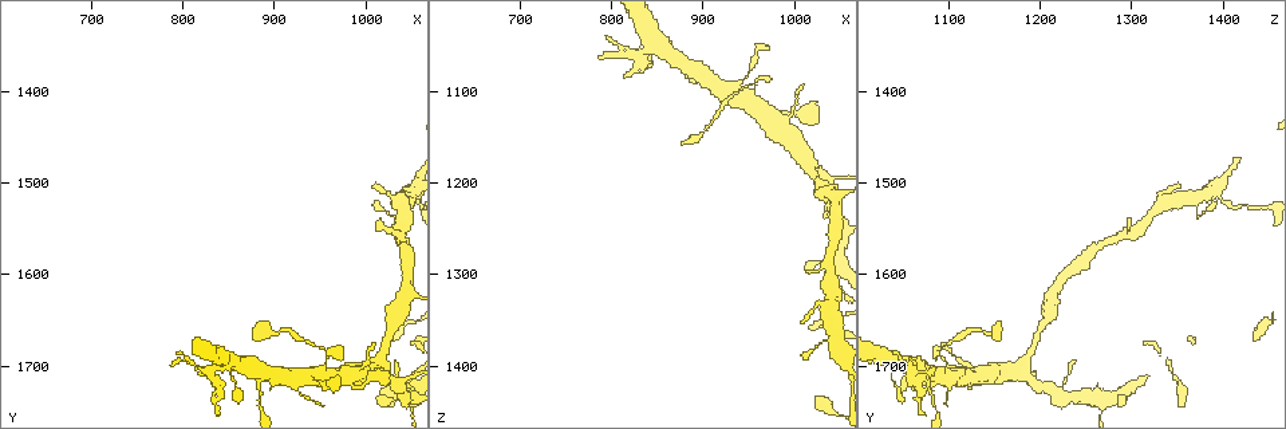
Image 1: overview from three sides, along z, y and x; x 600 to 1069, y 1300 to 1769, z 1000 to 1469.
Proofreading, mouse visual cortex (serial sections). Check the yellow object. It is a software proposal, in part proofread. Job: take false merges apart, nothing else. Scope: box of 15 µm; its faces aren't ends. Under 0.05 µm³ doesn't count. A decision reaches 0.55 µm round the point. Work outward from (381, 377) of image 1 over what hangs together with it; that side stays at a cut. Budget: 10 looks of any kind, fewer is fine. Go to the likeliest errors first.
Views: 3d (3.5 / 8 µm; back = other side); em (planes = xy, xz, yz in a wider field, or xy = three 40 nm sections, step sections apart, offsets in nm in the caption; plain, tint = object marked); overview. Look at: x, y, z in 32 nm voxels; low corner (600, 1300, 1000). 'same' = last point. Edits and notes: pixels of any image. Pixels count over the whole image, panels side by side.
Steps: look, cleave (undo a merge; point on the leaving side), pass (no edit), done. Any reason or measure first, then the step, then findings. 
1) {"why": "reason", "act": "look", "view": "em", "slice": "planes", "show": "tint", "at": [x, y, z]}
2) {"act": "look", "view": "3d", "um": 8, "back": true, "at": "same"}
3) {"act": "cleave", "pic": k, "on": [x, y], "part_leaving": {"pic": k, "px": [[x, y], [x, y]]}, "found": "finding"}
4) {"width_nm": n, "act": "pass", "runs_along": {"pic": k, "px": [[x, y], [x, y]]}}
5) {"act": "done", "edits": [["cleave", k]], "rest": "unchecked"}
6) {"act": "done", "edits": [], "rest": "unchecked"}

{"why": "thin arm on a thick one", "act": "look", "view": "3d", "um": 3.5, "at": [980, 1715, 1130]}

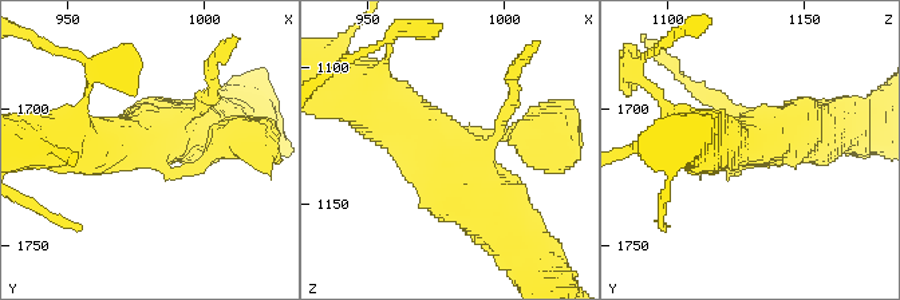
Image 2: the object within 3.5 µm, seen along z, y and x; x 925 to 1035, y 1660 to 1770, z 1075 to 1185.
{"act": "look", "view": "em", "slice": "xy", "step": 1, "show": "tint", "at": [981, 1714, 1129]}

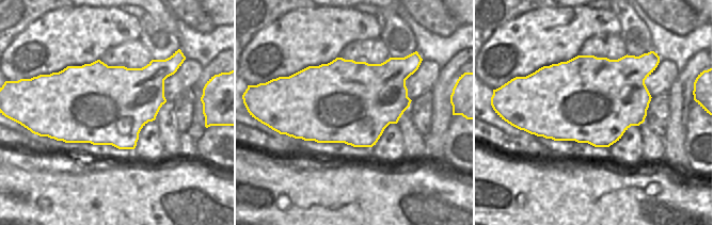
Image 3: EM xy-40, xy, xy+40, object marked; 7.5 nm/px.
{"act": "pass", "runs_along": {"pic": 2, "px": [[520, 134], [450, 147], [496, 216]]}, "found": "one cell here"}

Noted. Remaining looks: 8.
{"why": "abrupt turn", "act": "look", "view": "3d", "um": 8, "at": [880, 1715, 1080]}

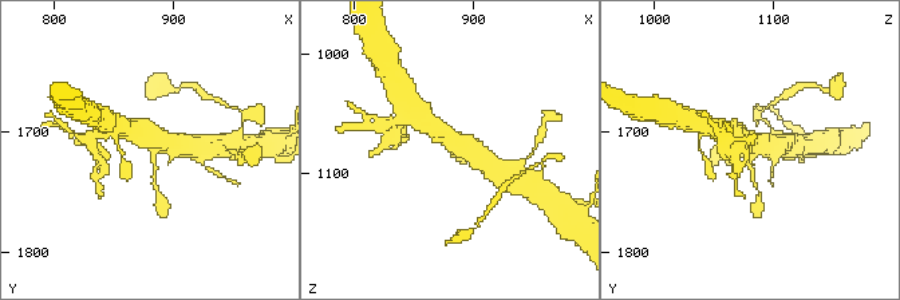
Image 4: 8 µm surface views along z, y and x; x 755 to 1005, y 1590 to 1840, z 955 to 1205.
{"arms": 3, "arm_widths_nm": [150, 600, 600], "act": "look", "view": "em", "slice": "xy", "step": 5, "show": "tint", "at": [880, 1714, 1078]}

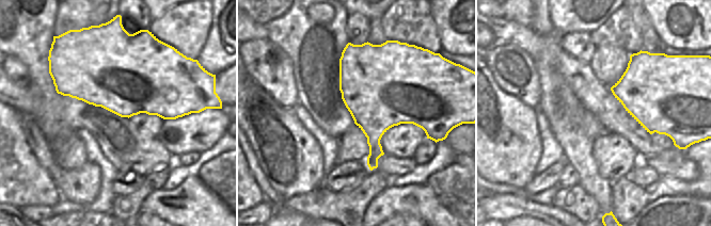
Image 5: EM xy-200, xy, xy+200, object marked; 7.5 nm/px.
{"act": "pass", "runs_along": {"pic": 4, "px": [[494, 168], [431, 126]]}, "found": "all the same cell"}

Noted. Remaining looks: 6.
{"why": "branch point", "act": "look", "view": "3d", "um": 3.5, "back": true, "at": [1015, 1695, 1180]}

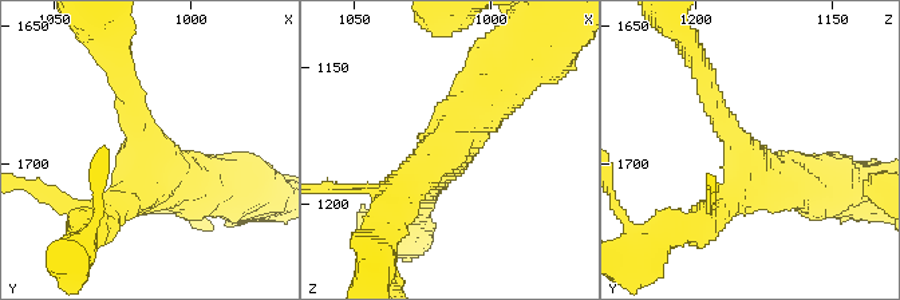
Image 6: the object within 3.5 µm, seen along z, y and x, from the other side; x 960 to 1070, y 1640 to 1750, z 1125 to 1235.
{"arms": 3, "arm_widths_nm": [300, 400, 700], "why": "shape alone is not enough", "act": "look", "view": "em", "slice": "xy", "step": 2, "show": "tint", "at": [1018, 1697, 1183]}

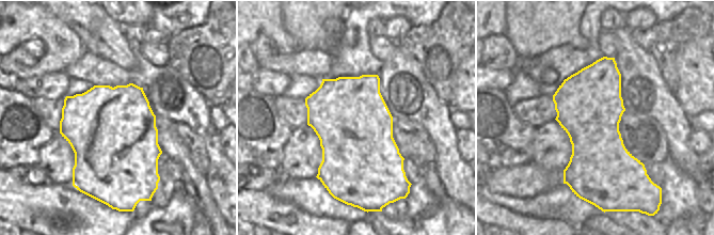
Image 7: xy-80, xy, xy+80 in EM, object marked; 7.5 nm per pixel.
{"act": "pass", "runs_along": {"pic": 6, "px": [[824, 184], [761, 184], [714, 101]]}, "found": "all the same cell"}

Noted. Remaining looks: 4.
{"why": "arms part here", "act": "look", "view": "3d", "um": 8, "at": [1040, 1520, 1335]}

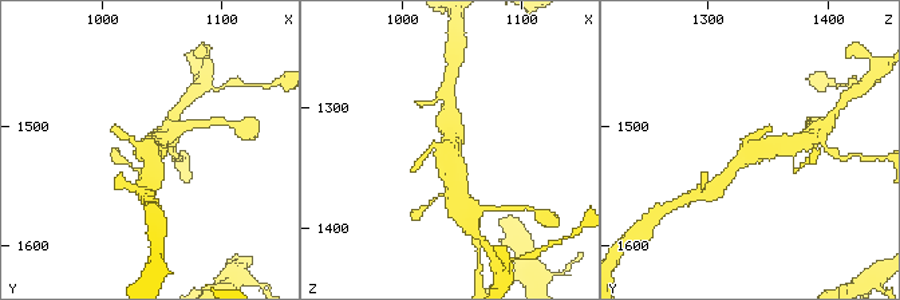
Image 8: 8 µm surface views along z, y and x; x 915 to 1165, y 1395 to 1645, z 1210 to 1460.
{"act": "look", "view": "em", "slice": "xy", "step": 2, "show": "tint", "at": [1042, 1524, 1334]}

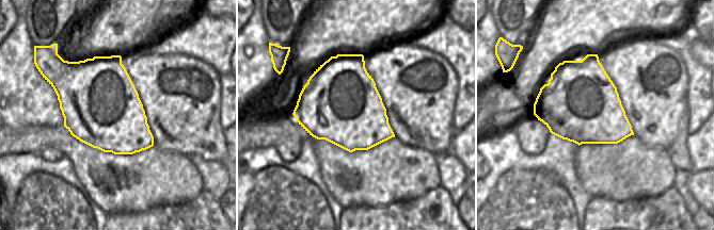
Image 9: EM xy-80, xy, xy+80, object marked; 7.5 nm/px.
{"act": "pass", "runs_along": {"pic": 8, "px": [[722, 181], [749, 153], [786, 146]]}, "found": "one cell here"}

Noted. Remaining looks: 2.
{"act": "done", "edits": [], "rest": "unchecked"}

